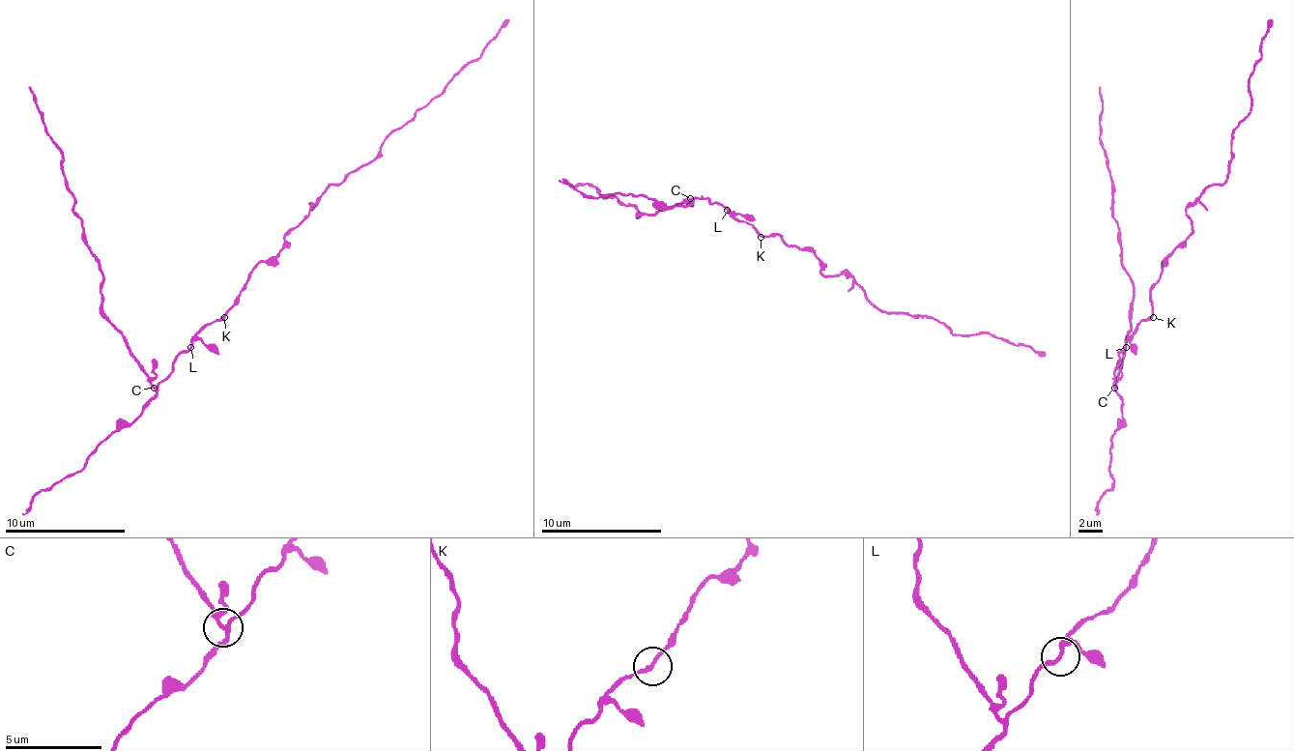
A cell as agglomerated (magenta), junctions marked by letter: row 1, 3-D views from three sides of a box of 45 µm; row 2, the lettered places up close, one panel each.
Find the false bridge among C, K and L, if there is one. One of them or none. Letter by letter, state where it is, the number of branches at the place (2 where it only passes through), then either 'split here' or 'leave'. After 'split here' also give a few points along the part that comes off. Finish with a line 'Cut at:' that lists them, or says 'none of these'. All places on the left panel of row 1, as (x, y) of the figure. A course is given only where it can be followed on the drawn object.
C: place (154, 388); branches 4; split here; course (155, 387), (100, 299), (103, 272), (72, 208), (64, 154), (45, 129), (37, 97), (27, 87)
K: place (224, 317); branches 2; leave
L: place (190, 347); branches 3; leave
Cut at: C

